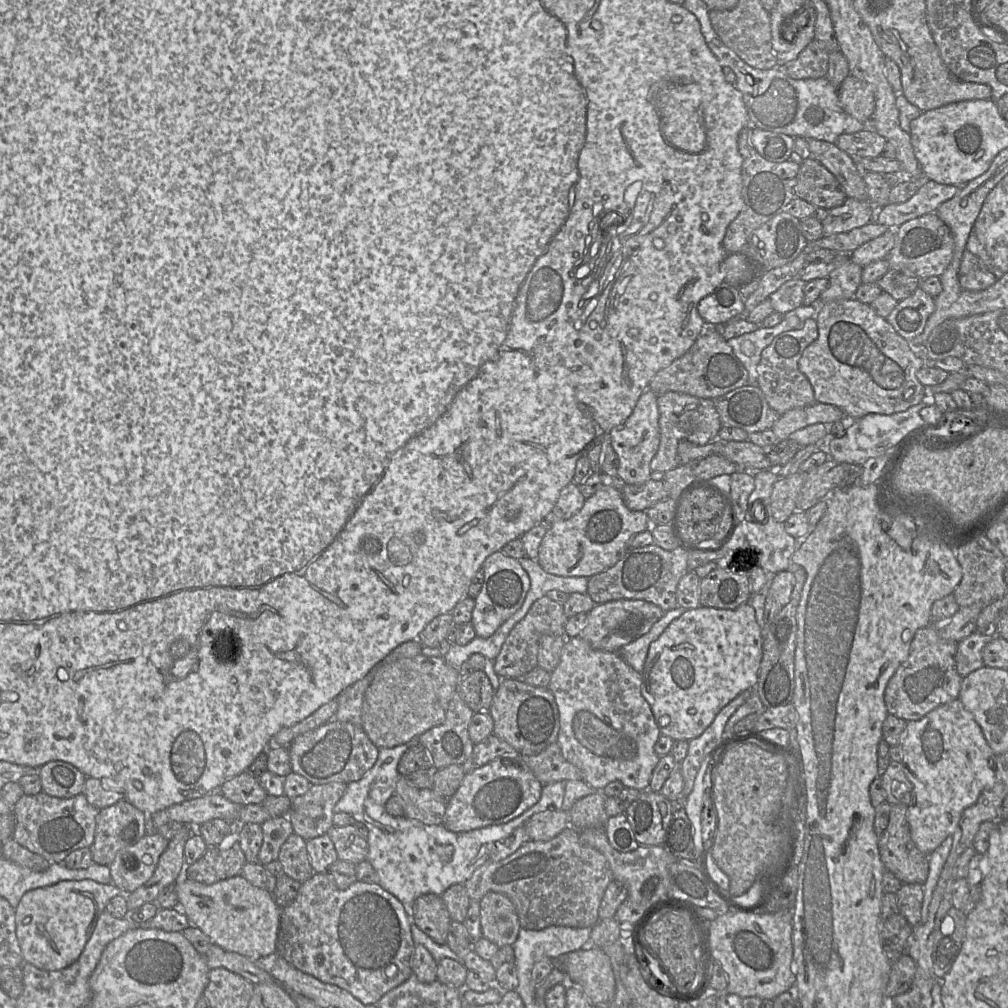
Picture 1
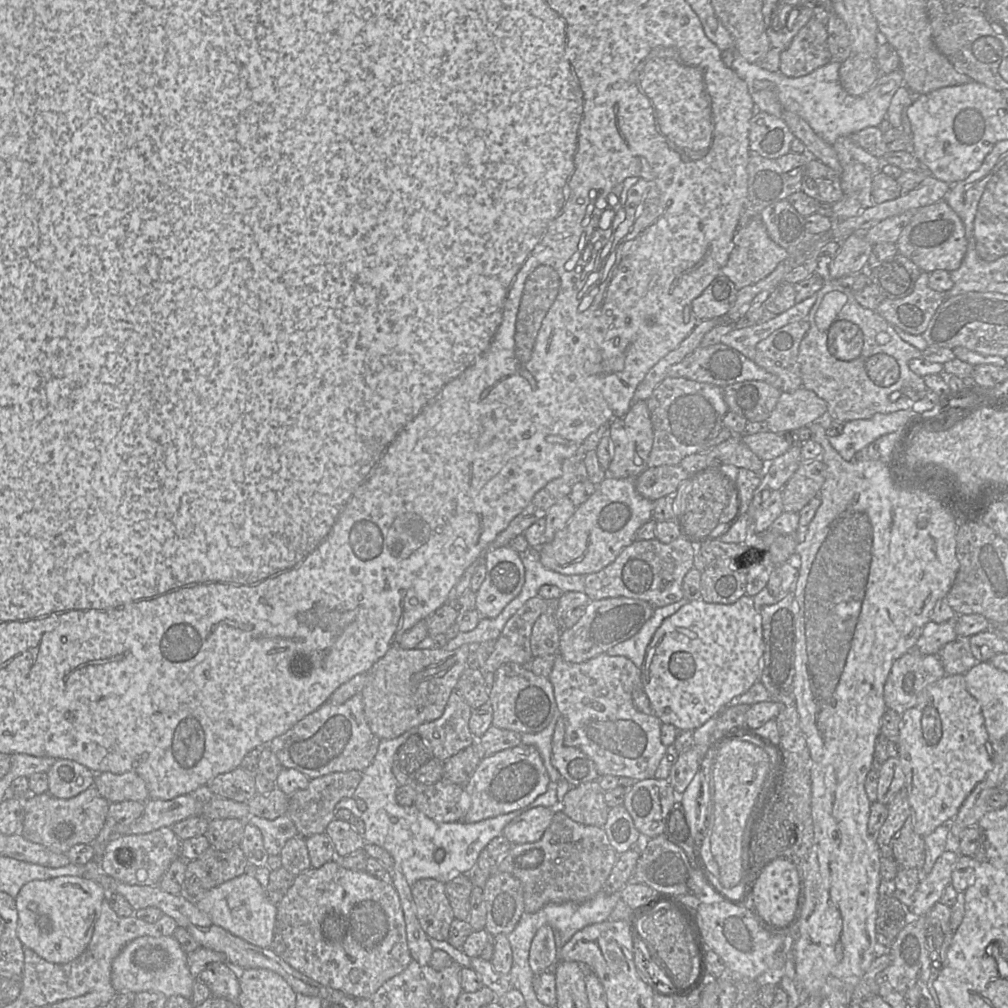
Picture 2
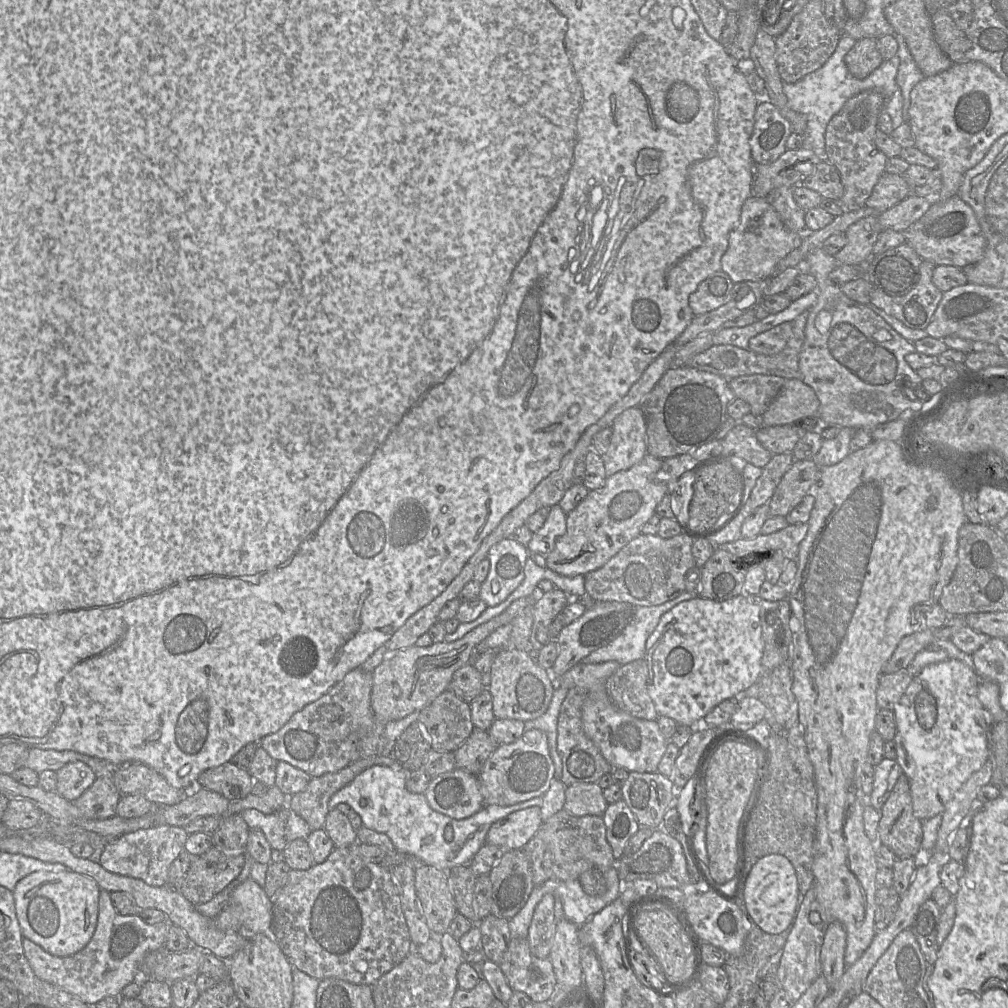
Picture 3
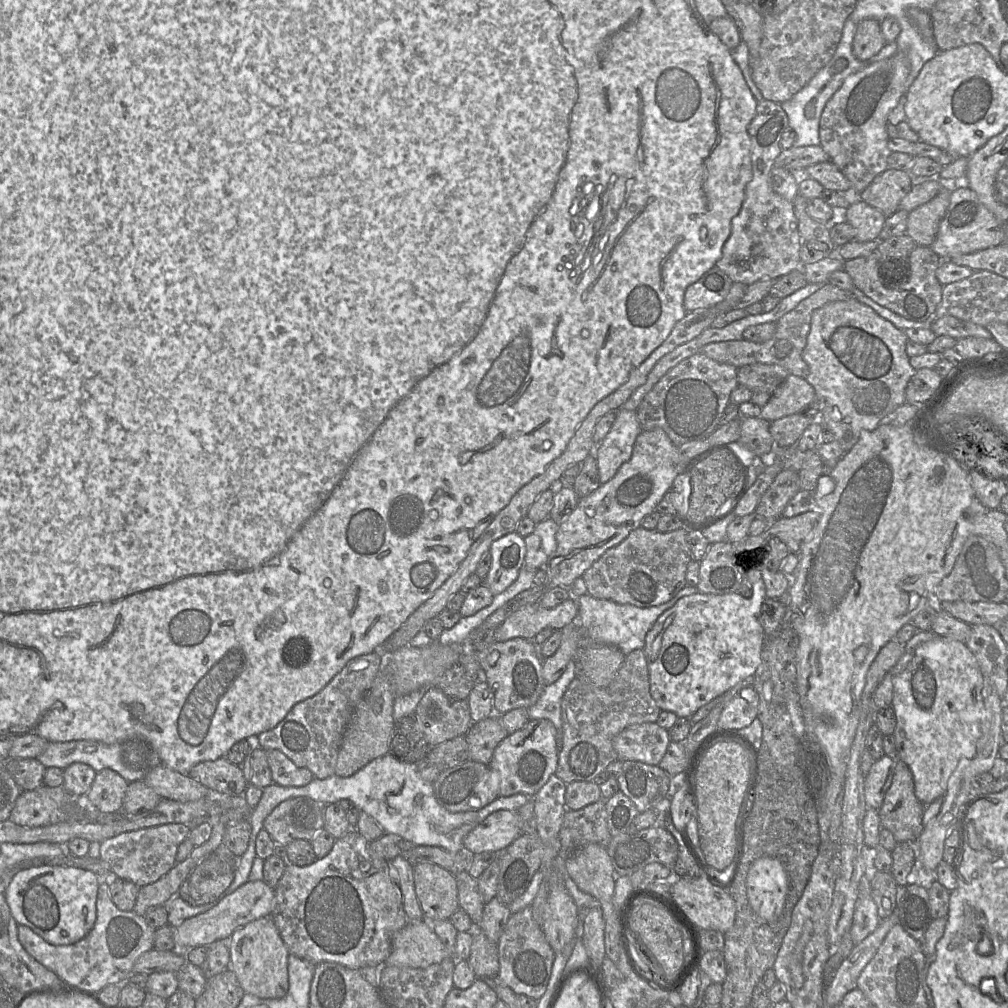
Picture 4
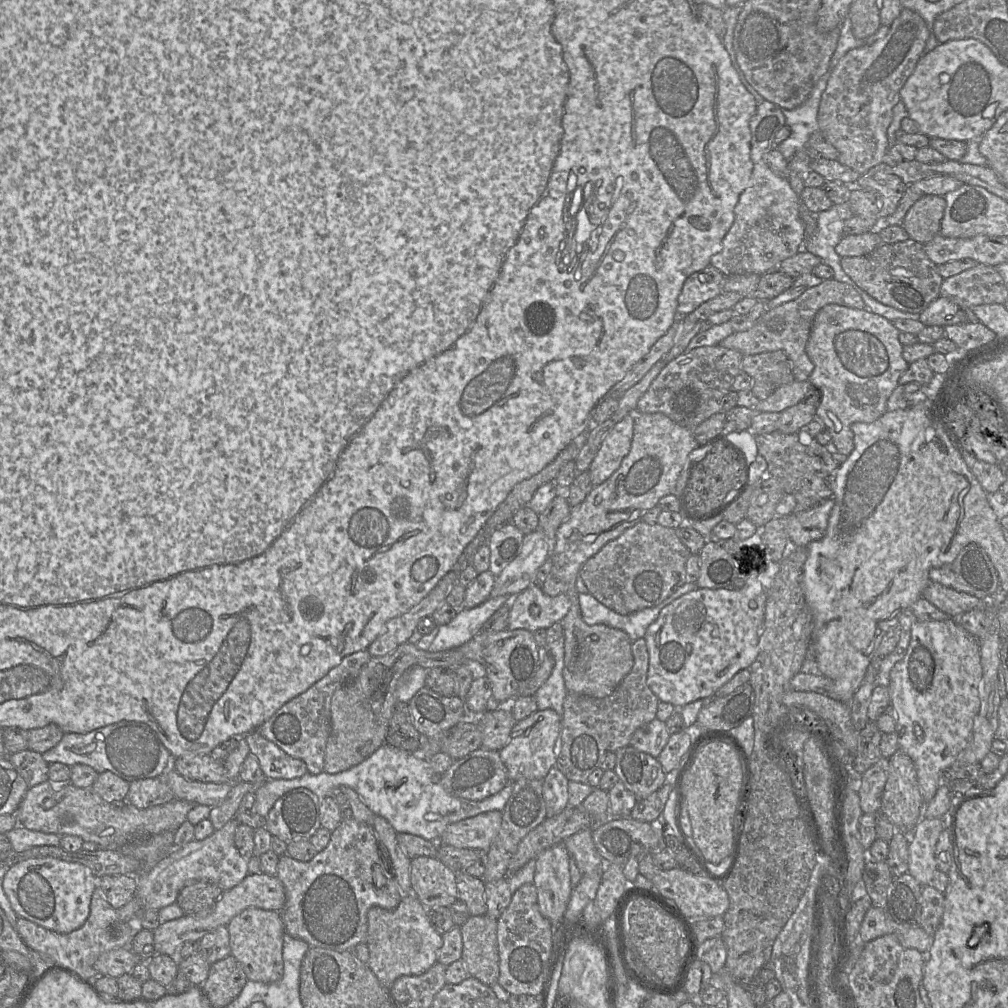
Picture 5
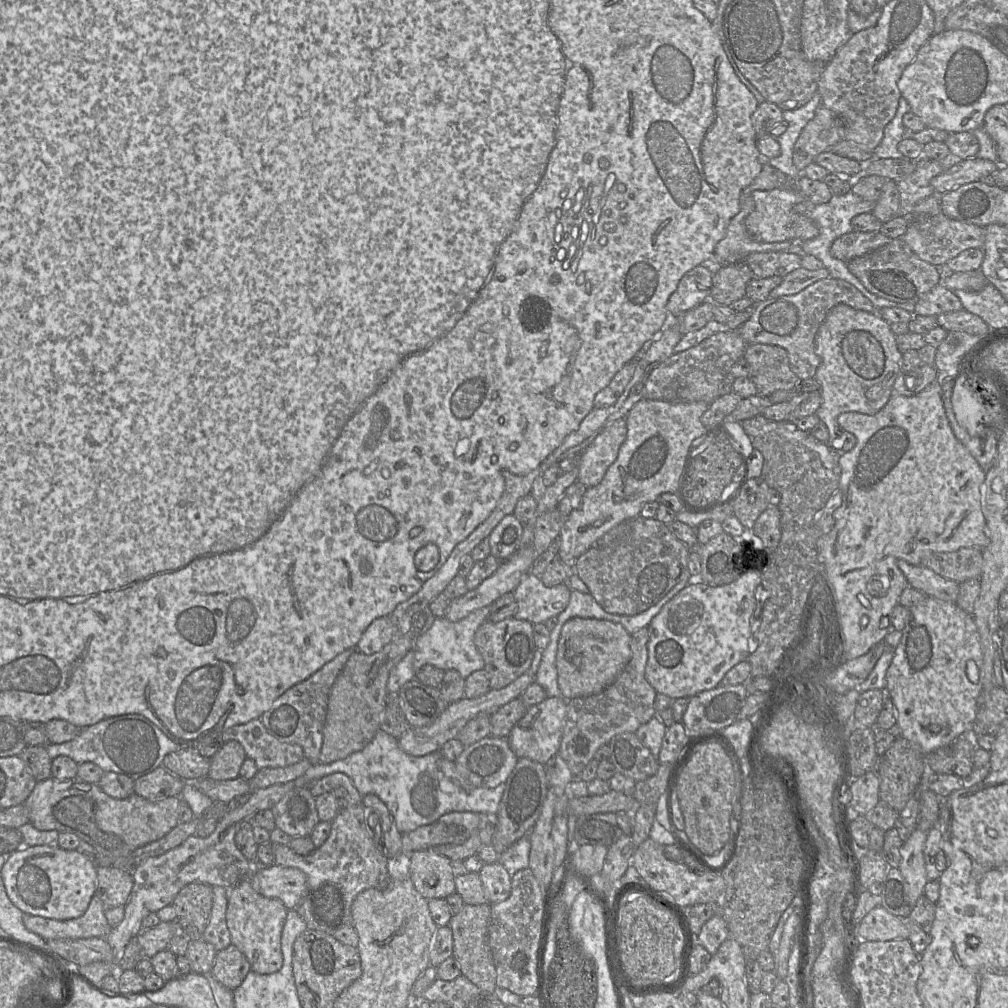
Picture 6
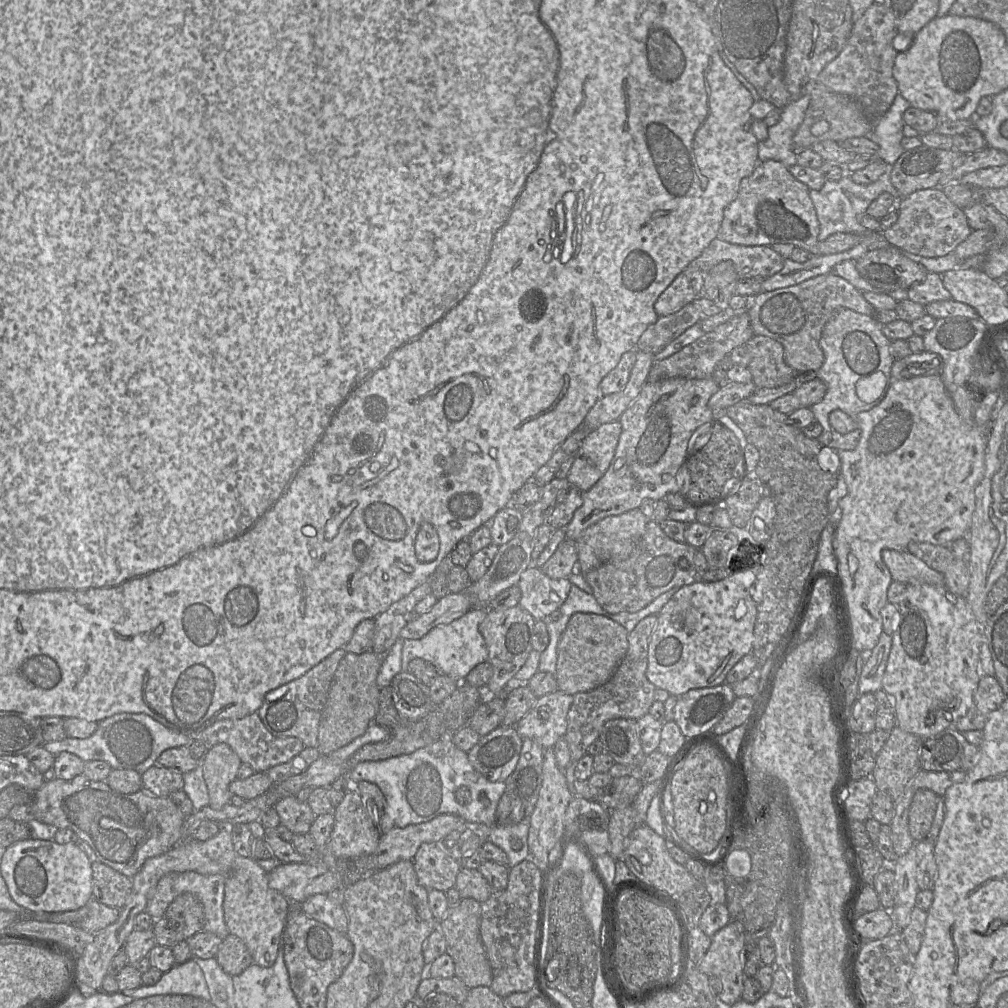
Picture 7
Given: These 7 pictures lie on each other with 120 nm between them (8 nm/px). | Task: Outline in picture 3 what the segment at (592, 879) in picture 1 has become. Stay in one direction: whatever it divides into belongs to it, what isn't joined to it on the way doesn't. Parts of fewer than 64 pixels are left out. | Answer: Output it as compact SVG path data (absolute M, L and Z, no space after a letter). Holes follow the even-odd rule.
M564 809L542 823L534 837L522 848L529 859L534 886L549 880L578 880L579 876L592 868L606 872L615 864L611 846L606 839L606 828L600 816L577 817Z

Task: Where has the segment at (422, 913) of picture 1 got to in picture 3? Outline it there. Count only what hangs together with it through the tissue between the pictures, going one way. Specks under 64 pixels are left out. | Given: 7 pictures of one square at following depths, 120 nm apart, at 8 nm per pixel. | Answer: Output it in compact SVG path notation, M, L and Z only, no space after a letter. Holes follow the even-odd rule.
M418 864L415 867L415 889L430 931L434 935L446 933L458 913L448 873Z

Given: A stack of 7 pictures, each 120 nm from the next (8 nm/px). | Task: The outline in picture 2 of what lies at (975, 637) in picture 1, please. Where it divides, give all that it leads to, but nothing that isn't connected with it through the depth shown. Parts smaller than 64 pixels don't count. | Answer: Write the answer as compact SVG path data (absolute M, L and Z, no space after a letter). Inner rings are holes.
M957 636L947 643L938 653L946 675L965 675L979 663L974 657L969 636Z

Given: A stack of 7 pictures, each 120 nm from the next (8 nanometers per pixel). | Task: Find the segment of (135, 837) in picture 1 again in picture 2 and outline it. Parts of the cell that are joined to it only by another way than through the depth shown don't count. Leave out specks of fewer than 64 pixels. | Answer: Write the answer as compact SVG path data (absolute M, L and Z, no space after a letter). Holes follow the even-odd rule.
M137 801L110 803L104 826L92 843L94 859L101 864L107 844L111 840L123 836L127 827L142 815L144 807L144 802Z

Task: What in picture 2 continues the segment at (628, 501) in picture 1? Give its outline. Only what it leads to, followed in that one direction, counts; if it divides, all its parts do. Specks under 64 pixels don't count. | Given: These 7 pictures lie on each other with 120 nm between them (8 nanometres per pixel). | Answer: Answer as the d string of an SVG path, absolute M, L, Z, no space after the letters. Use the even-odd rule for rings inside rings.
M679 464L647 468L636 477L636 490L654 502L664 496L673 496L688 474Z

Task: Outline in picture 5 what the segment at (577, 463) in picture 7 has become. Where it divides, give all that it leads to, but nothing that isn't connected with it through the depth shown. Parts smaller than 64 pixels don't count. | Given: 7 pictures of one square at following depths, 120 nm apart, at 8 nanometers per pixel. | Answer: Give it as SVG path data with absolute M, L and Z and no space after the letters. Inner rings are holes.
M634 414L626 415L605 435L588 472L593 487L606 481L629 453L634 428Z

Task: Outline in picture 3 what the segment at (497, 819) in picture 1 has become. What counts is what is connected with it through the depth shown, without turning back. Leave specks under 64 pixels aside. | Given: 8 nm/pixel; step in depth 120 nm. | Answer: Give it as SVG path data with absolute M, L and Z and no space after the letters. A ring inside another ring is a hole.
M538 729L524 731L522 736L510 744L498 745L486 760L478 775L480 791L484 806L510 806L532 798L542 796L550 787L554 779L554 764L550 757L546 734Z

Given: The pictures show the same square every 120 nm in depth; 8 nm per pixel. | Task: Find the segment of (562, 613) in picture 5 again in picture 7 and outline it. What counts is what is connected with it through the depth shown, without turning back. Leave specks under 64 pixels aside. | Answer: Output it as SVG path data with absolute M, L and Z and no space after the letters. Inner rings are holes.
M529 566L517 584L521 590L519 606L537 620L544 620L559 610L568 597L571 582L568 578L552 579L541 568Z

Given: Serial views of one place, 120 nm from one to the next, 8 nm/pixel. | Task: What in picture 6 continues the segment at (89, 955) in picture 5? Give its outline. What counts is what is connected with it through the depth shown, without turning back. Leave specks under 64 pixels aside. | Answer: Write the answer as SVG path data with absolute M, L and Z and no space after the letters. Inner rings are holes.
M94 894L86 912L78 918L55 920L24 914L23 924L29 931L45 940L92 937L106 939L113 928L105 917L106 909L103 902Z

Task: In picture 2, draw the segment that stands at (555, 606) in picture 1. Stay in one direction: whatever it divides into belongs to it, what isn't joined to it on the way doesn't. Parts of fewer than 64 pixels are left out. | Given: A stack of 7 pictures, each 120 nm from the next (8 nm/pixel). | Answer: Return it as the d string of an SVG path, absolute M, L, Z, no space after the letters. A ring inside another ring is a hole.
M539 595L526 601L505 624L493 652L483 666L483 672L494 673L507 663L529 664L534 658L530 645L532 628L546 610L547 601Z

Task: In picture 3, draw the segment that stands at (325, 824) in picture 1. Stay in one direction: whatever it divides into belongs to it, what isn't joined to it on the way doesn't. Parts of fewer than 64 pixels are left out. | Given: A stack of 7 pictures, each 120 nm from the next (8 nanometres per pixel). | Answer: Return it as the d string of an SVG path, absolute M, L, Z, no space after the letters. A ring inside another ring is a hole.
M376 757L360 758L338 772L312 778L304 790L288 798L287 805L307 822L311 831L324 828L331 797L373 766Z

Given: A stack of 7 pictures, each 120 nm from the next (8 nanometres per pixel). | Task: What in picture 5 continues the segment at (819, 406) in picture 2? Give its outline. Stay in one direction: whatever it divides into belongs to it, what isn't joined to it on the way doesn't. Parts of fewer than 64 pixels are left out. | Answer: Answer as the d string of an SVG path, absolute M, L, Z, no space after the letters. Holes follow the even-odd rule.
M794 380L776 389L756 406L758 412L778 412L800 403L810 387L807 381Z

